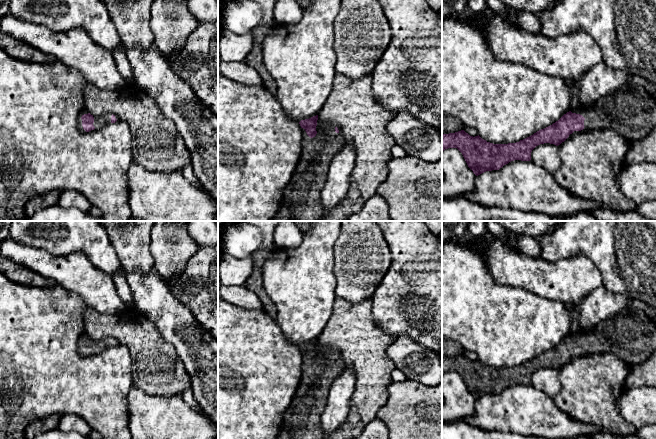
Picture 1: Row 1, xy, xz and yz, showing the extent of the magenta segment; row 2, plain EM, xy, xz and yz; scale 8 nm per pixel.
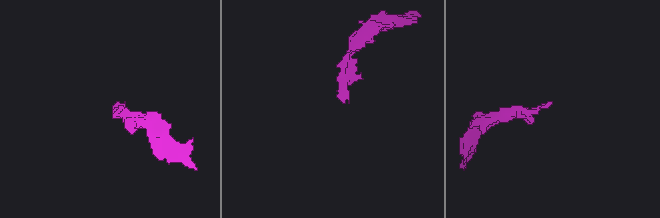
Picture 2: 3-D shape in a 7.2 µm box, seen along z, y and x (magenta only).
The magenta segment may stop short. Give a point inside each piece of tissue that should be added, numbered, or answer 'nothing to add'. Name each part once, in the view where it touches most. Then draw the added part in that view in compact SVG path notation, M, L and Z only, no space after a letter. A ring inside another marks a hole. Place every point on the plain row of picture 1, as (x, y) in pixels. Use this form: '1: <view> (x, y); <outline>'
1: yz (632, 337); M626 306L614 317L598 323L594 329L571 336L580 338L585 342L585 351L581 355L612 353L632 366L644 362L656 351L656 320L641 316Z

